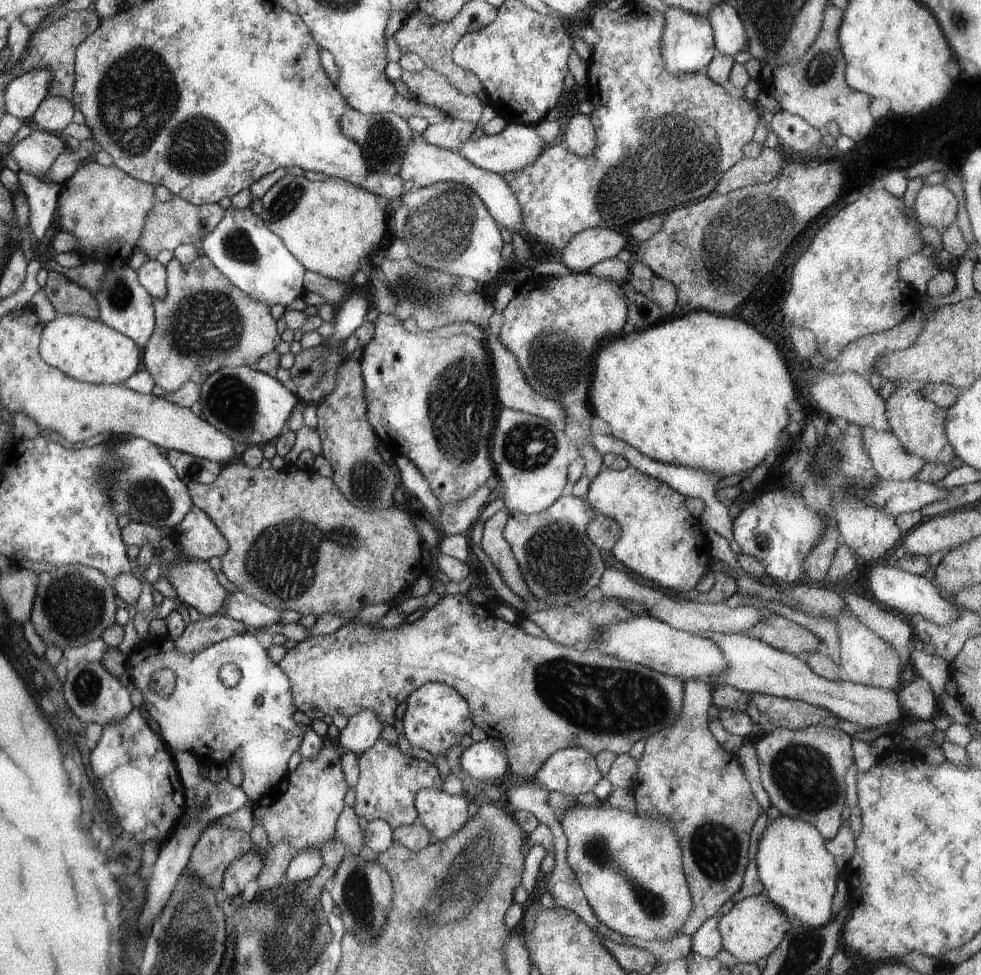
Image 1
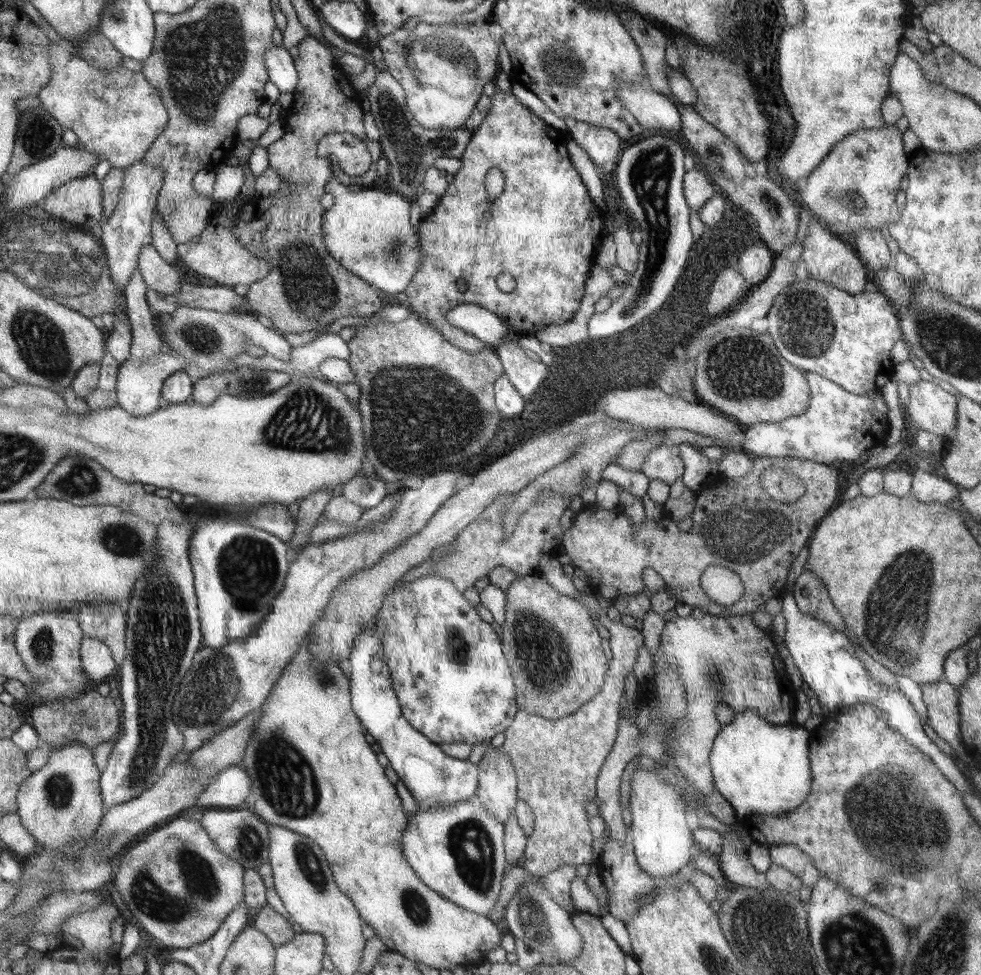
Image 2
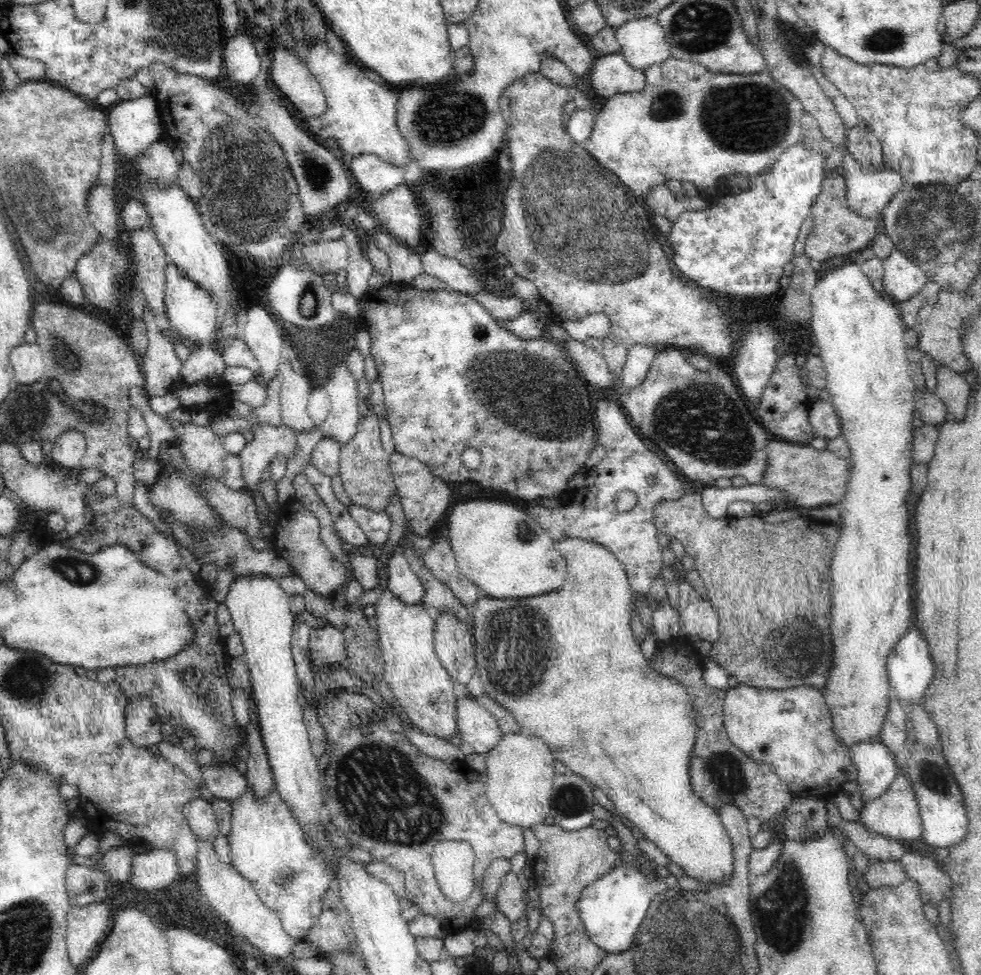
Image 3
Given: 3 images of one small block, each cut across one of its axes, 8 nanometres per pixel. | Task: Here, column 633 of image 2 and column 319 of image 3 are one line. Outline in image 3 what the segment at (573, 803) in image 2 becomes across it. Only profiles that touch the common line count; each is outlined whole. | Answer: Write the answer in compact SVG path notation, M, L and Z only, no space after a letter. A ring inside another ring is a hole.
M314 628L310 634L310 646L314 650L314 660L320 664L340 664L348 656L346 636L340 628Z

